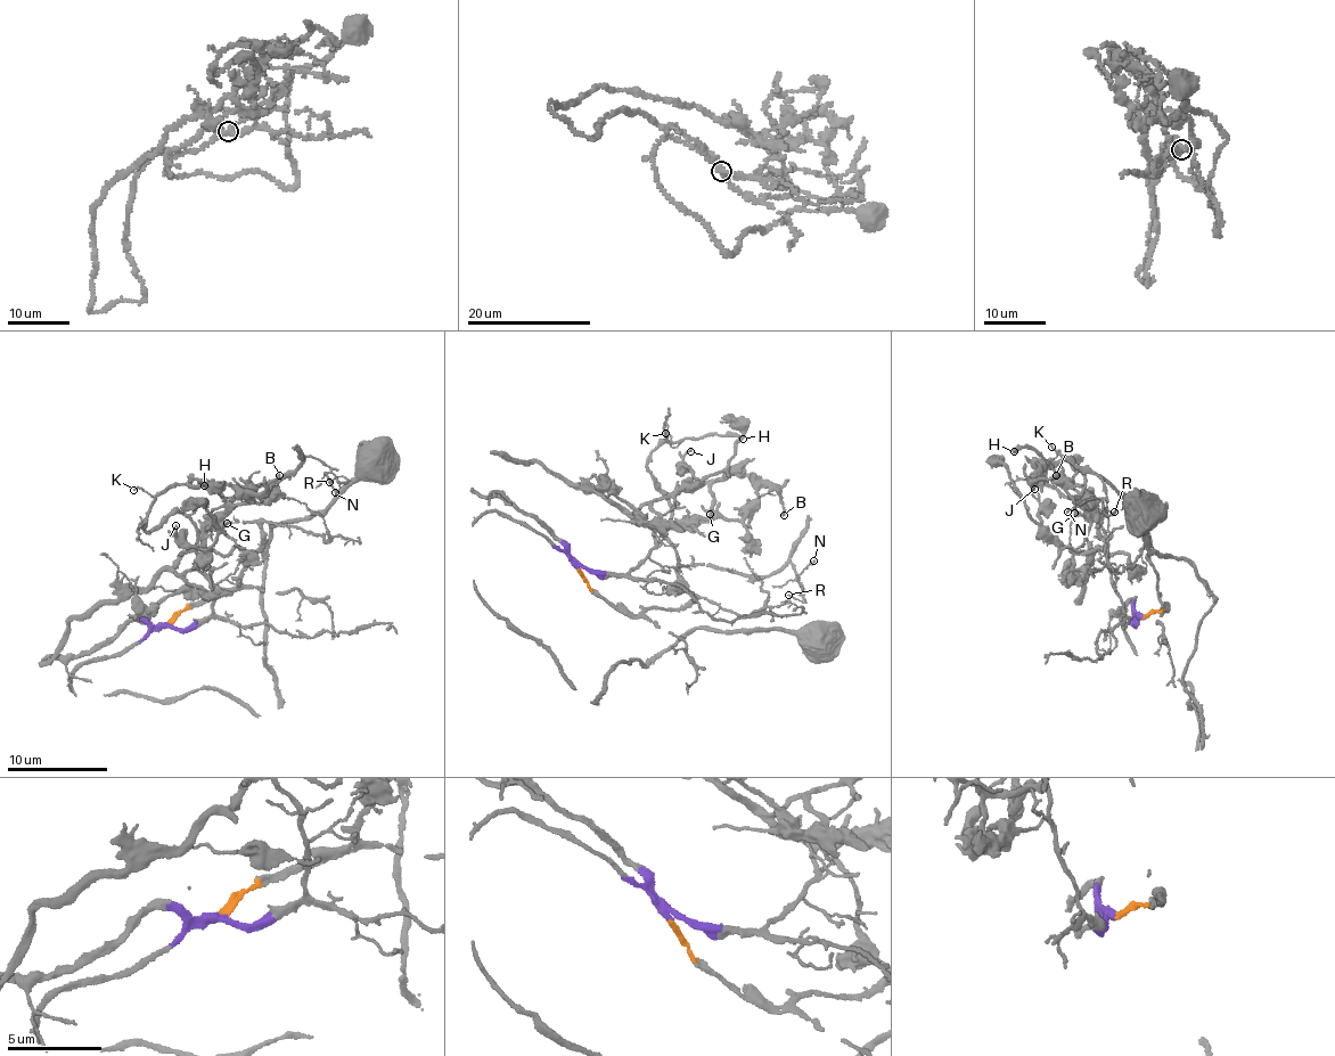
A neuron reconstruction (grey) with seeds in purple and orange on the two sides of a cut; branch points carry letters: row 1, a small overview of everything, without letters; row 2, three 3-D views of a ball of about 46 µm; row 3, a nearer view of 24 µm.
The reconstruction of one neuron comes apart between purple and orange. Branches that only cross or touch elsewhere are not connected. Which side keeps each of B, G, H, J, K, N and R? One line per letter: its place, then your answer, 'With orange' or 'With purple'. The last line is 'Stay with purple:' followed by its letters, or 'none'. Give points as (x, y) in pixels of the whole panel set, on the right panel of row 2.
B: Place: (1056, 475). With purple
G: Place: (1074, 513). With purple
H: Place: (1014, 451). With purple
J: Place: (1034, 489). With purple
K: Place: (1051, 447). With purple
N: Place: (1067, 512). With orange
R: Place: (1114, 512). With orange
Stay with purple: B, G, H, J, K

